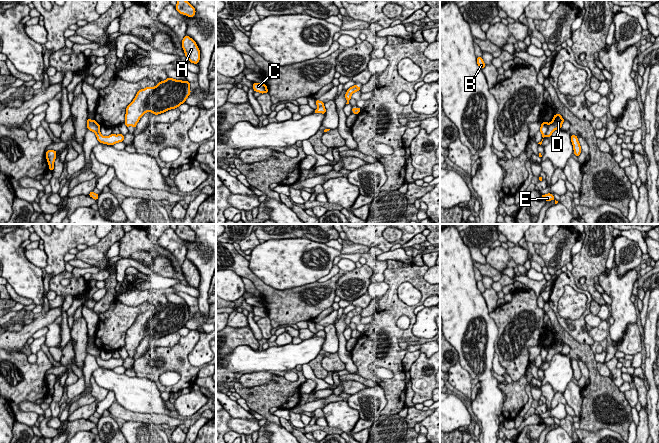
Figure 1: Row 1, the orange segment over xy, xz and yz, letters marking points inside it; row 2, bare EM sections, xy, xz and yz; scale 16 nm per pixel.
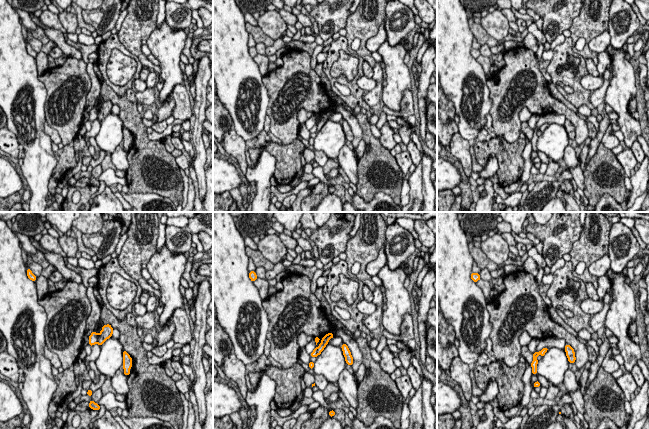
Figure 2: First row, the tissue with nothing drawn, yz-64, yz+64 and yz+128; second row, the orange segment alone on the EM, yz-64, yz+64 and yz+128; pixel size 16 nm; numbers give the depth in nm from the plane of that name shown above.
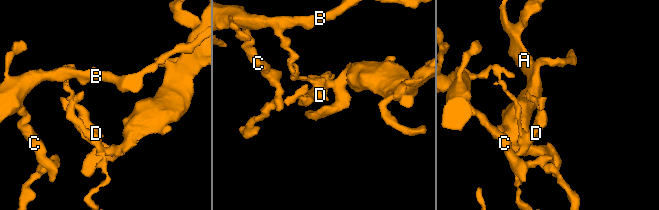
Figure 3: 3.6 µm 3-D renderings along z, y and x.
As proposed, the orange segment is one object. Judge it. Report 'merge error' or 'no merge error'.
merge error

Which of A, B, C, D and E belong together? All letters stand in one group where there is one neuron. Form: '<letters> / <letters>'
A D / B C E

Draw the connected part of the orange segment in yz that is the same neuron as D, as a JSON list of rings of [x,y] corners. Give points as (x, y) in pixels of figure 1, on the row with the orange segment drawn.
[[[555,114],[552,121],[548,125],[546,137],[550,138],[550,136],[555,130],[560,129],[562,127],[563,122],[564,119],[562,118],[562,116],[560,114]]]

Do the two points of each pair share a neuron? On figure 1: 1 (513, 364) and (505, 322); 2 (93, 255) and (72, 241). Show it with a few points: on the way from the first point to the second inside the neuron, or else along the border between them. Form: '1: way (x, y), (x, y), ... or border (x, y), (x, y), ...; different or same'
1: way (510, 354), (507, 332); same
2: border (100, 238), (96, 243), (87, 247); different

